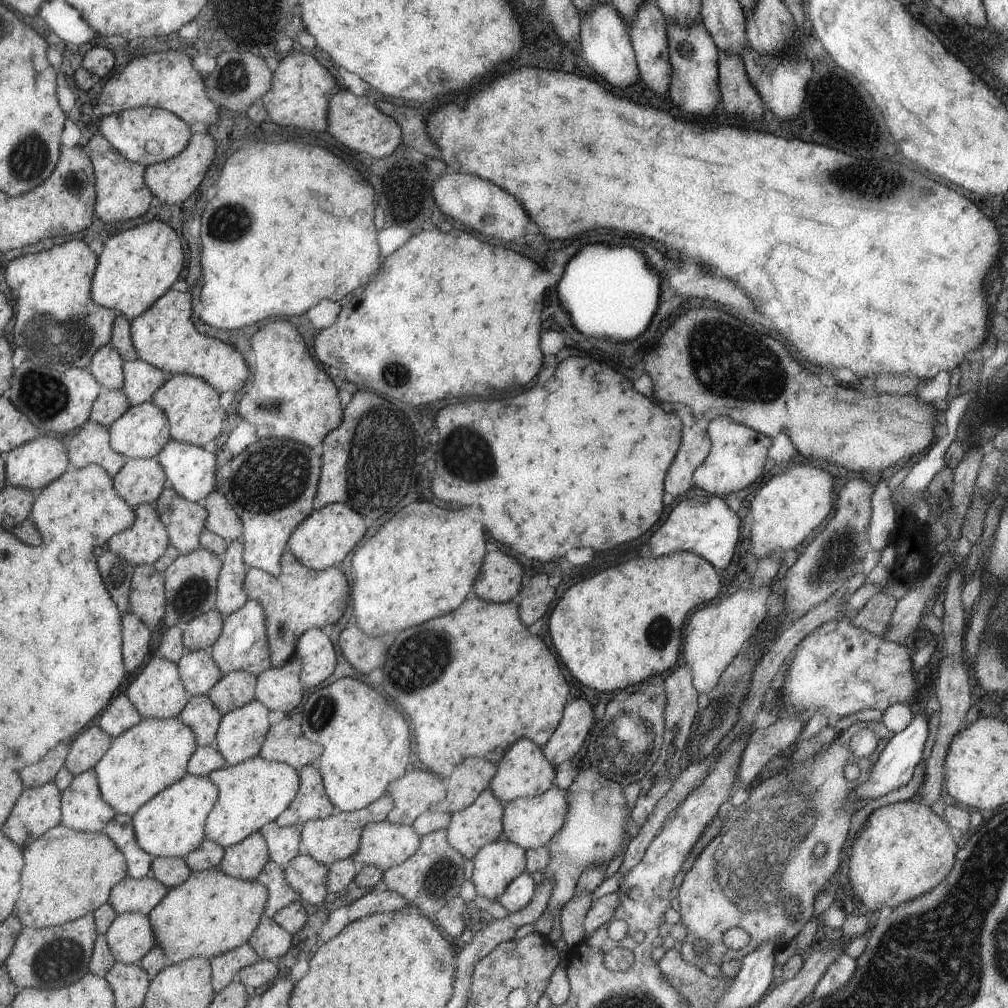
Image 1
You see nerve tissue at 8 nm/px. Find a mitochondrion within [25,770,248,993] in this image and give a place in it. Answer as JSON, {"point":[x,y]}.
{"point":[57,960]}

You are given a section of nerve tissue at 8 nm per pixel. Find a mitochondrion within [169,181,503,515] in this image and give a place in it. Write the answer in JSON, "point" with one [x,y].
{"point":[366,469]}

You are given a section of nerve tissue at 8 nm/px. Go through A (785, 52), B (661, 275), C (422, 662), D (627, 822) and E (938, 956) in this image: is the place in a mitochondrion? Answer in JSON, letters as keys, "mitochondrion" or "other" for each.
{"A":"other","B":"other","C":"mitochondrion","D":"other","E":"mitochondrion"}

